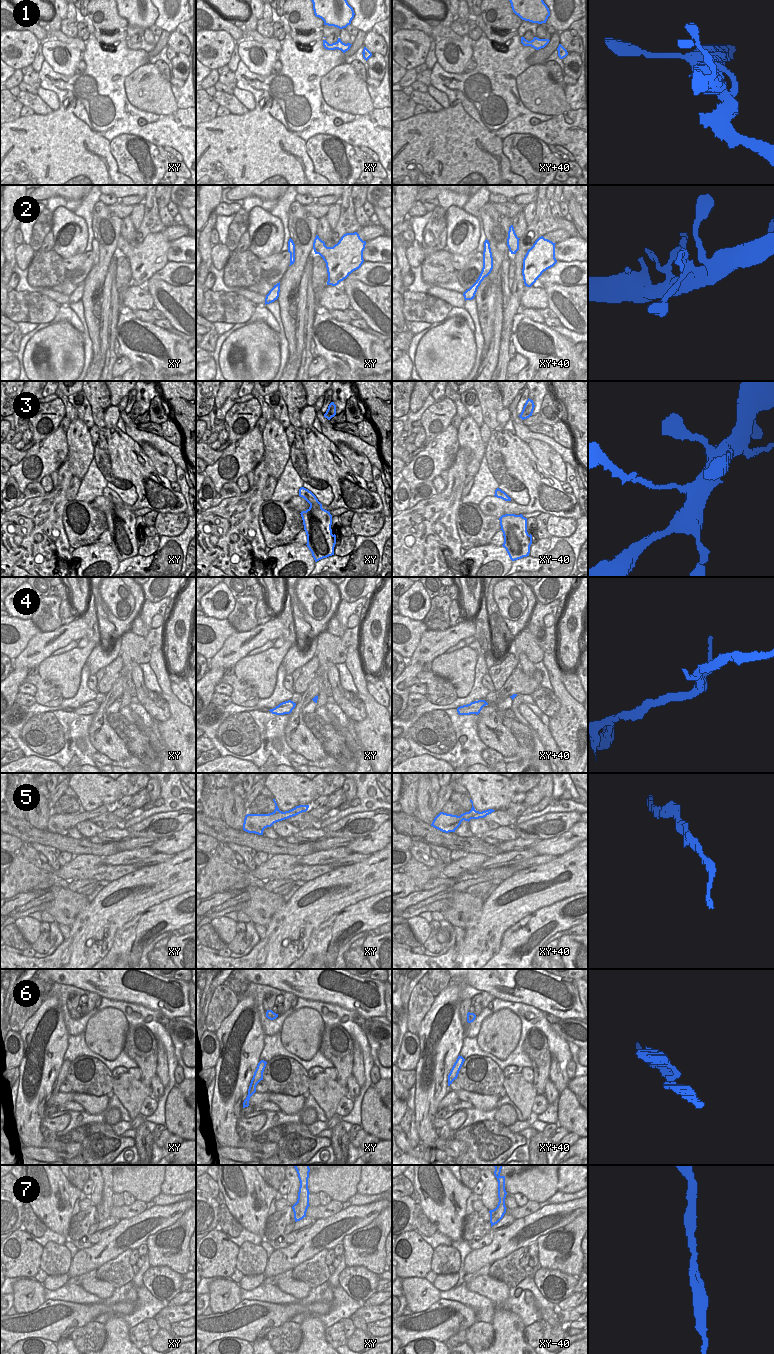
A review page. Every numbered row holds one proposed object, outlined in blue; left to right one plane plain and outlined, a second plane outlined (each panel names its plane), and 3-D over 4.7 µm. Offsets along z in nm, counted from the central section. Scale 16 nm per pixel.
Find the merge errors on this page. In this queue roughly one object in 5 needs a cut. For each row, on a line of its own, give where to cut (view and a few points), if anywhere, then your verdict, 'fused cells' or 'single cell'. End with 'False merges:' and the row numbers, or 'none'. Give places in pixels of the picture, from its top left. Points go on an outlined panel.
1: no cut | single cell
2: no cut | single cell
3: no cut | single cell
4: no cut | single cell
5: no cut | single cell
6: no cut | single cell
7: no cut | single cell
False merges: none

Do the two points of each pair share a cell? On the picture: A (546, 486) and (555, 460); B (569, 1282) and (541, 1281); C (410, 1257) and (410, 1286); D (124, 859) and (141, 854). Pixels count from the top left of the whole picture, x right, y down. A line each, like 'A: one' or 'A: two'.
A: two
B: one
C: two
D: one

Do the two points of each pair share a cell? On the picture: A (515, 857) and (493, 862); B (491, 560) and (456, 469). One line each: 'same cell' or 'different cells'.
A: same cell
B: different cells

